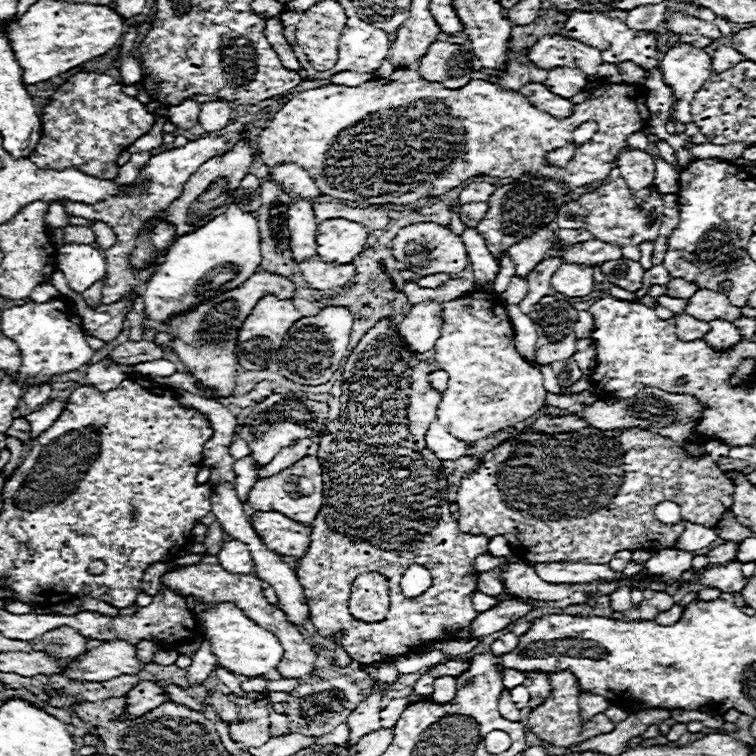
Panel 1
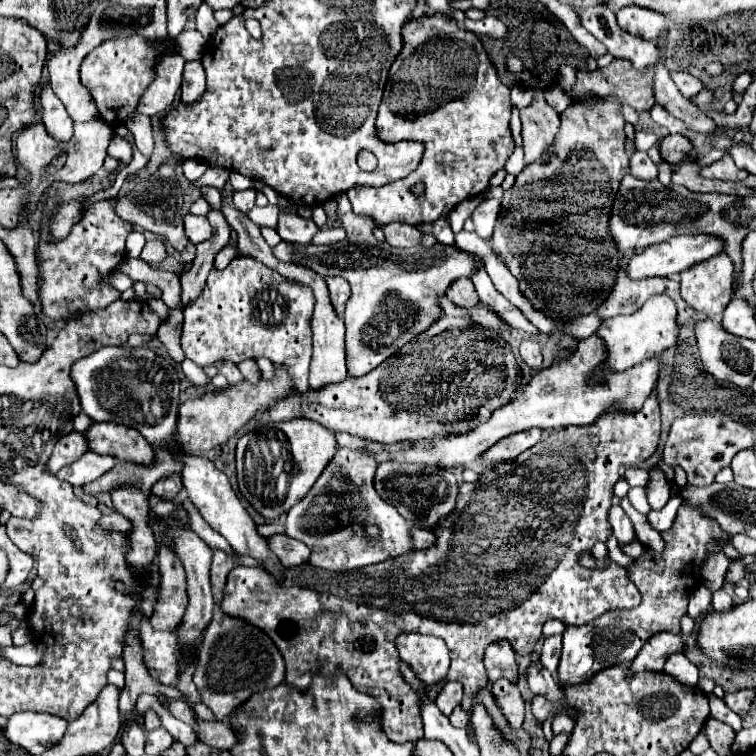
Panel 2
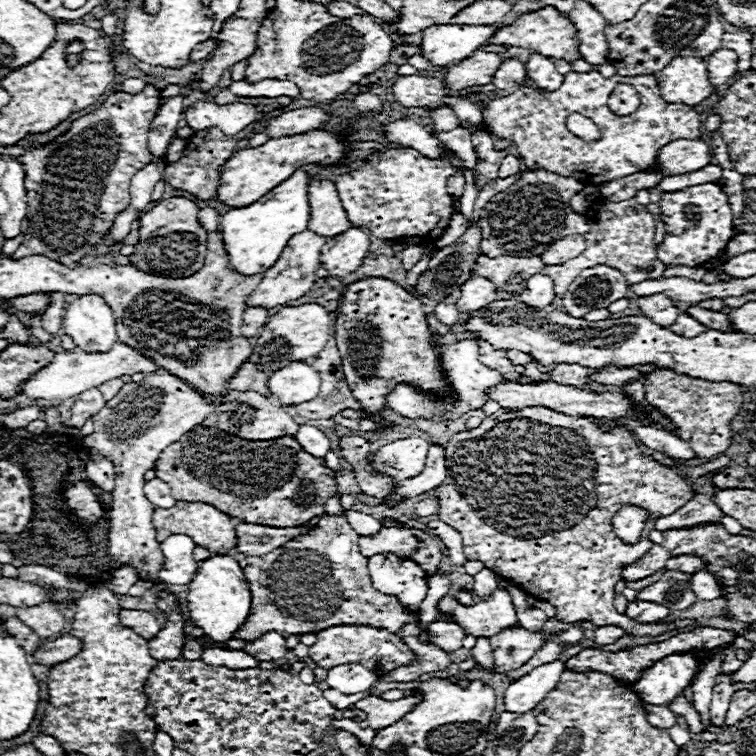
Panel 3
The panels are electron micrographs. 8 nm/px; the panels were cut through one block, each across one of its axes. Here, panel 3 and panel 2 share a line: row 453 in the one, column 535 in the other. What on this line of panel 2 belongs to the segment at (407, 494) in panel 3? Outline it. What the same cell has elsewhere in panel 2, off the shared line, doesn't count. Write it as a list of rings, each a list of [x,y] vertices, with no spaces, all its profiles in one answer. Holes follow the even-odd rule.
[[[532,428],[526,432],[516,432],[514,436],[506,436],[502,440],[498,440],[498,444],[494,444],[494,448],[488,448],[486,452],[482,452],[482,460],[490,462],[512,462],[516,456],[520,456],[524,450],[528,450],[530,446],[534,446],[542,436],[542,430]]]

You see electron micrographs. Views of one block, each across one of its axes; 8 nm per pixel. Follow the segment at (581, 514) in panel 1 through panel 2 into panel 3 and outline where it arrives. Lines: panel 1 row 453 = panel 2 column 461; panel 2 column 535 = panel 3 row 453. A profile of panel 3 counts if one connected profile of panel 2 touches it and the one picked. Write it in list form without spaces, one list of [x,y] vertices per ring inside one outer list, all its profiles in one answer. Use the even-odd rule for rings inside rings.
[[[528,406],[520,410],[500,408],[478,428],[454,434],[448,442],[446,456],[450,462],[450,474],[448,480],[436,488],[440,520],[462,534],[464,554],[468,560],[484,562],[486,568],[490,568],[494,574],[500,574],[506,580],[514,580],[524,592],[538,600],[550,602],[556,608],[556,620],[568,624],[594,622],[596,626],[620,624],[634,636],[652,636],[674,626],[695,623],[693,619],[683,619],[660,626],[640,626],[624,614],[618,614],[614,608],[614,586],[622,578],[622,566],[632,564],[652,548],[648,532],[644,532],[636,546],[628,546],[618,540],[610,524],[614,512],[618,512],[618,508],[624,504],[636,504],[654,508],[652,516],[658,518],[676,512],[676,508],[682,508],[696,496],[696,490],[688,484],[688,480],[652,456],[644,454],[634,434],[628,430],[600,432],[596,422],[588,418],[574,418],[552,412],[544,406]],[[504,464],[530,464],[532,472],[520,476],[492,472],[506,470]]]

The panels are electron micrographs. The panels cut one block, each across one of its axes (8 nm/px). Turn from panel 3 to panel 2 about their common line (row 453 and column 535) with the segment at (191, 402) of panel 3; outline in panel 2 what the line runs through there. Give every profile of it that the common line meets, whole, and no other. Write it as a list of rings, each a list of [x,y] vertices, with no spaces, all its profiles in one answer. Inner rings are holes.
[[[536,90],[530,106],[520,110],[522,120],[522,148],[526,164],[544,156],[560,132],[558,112],[544,100],[544,92]]]

